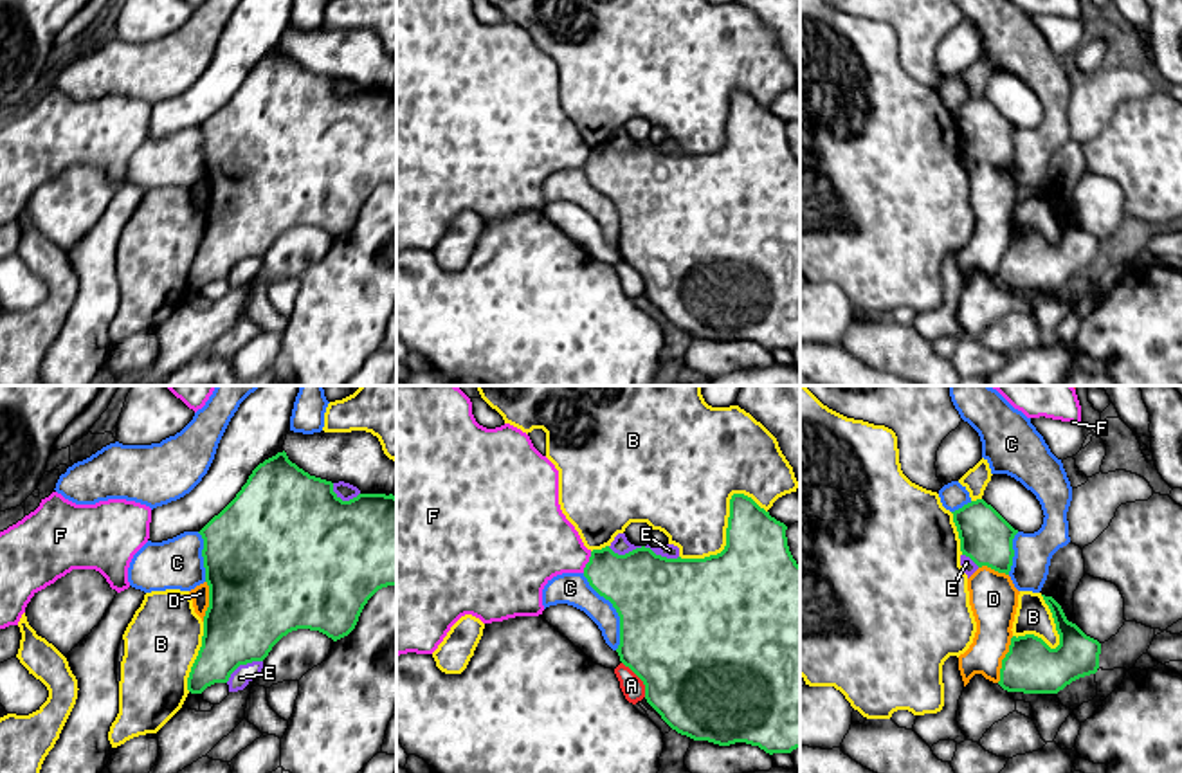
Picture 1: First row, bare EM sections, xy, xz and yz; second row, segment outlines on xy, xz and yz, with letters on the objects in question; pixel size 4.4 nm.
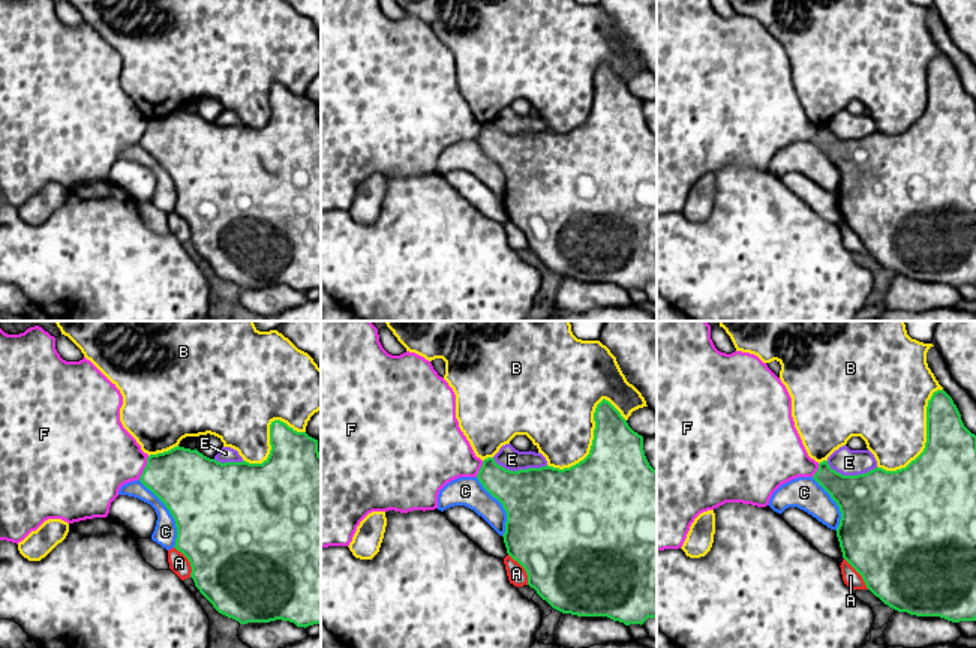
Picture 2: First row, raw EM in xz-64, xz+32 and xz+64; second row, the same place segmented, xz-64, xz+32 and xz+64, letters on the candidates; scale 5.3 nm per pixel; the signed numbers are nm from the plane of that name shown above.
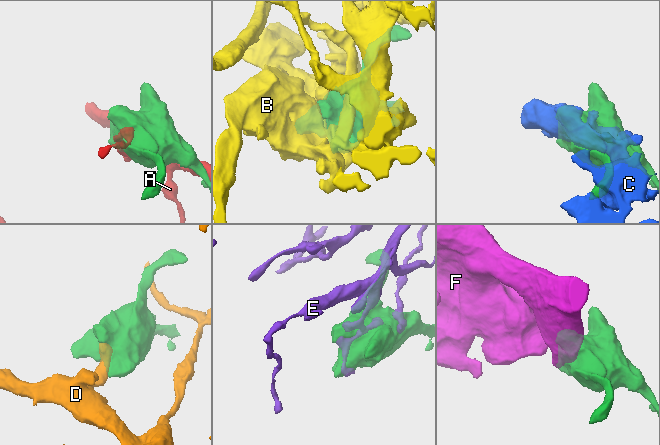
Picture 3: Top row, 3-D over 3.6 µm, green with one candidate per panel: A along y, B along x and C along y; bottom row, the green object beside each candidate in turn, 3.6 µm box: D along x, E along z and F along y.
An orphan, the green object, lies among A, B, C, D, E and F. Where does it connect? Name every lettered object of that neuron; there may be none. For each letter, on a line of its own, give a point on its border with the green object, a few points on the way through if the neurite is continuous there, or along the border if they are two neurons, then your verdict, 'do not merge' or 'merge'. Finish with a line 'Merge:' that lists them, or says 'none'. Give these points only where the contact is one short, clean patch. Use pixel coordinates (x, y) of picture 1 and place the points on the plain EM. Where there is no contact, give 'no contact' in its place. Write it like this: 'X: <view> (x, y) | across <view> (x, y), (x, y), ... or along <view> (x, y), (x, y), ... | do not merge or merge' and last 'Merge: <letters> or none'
A: xz (640, 274) | do not merge
B: xz (728, 123) | do not merge
C: xz (617, 208) | do not merge
D: yz (1002, 256) | do not merge
E: xz (644, 143) | do not merge
F: xz (588, 159) | along xz (591, 148), (582, 168) | do not merge
Merge: none

